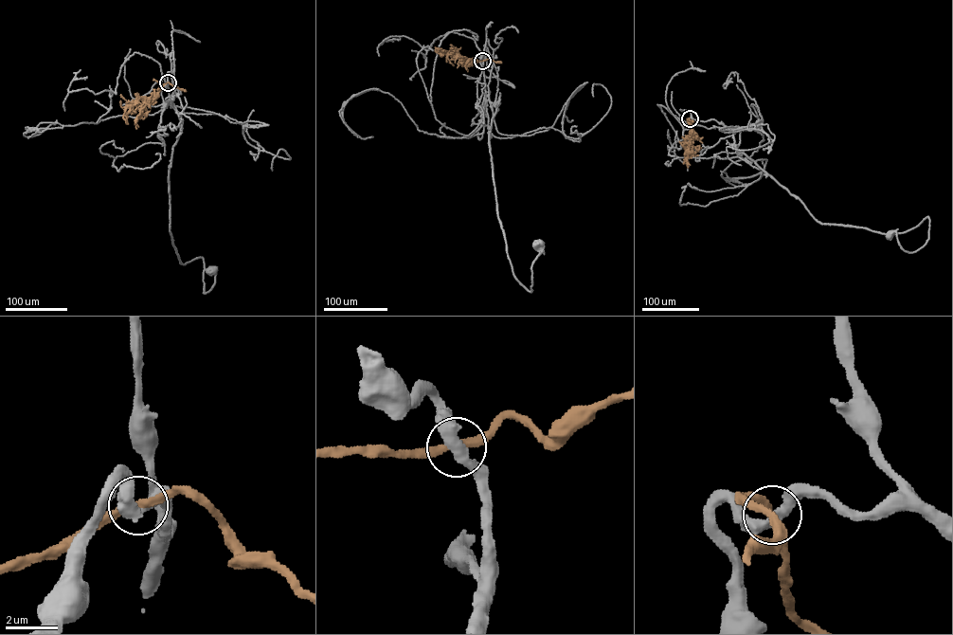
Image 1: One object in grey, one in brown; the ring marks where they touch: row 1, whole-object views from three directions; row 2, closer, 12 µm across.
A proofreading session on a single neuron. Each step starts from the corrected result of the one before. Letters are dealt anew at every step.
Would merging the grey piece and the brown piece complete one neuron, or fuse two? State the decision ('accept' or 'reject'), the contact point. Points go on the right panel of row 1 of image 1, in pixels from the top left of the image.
reject; place (690, 118)

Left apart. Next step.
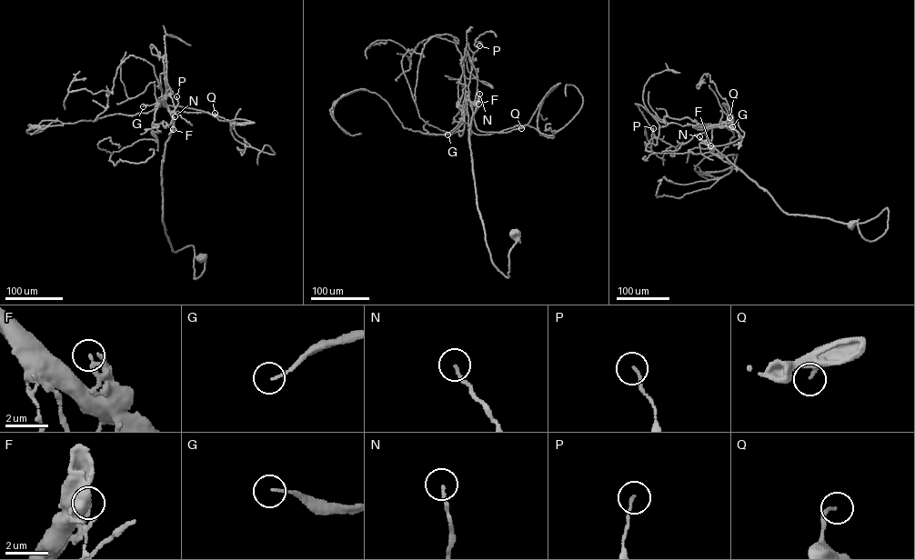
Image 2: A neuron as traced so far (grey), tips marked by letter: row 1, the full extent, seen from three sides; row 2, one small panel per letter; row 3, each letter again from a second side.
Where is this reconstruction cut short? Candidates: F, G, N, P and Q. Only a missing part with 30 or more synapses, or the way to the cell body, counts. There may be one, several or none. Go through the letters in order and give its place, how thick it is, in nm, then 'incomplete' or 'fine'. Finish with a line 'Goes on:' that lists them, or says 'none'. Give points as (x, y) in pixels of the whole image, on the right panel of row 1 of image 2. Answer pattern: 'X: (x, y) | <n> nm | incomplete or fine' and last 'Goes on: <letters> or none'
F: (710, 145) | 150 nm | fine
G: (732, 126) | 100 nm | incomplete
N: (699, 136) | 140 nm | fine
P: (653, 128) | 120 nm | fine
Q: (729, 117) | 170 nm | incomplete
Goes on: G, Q

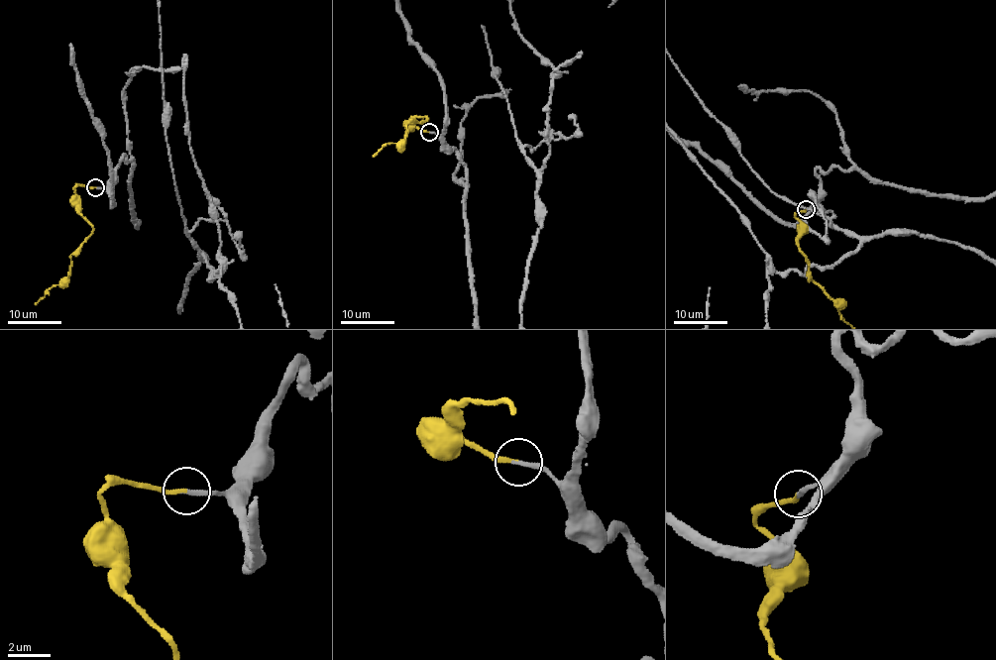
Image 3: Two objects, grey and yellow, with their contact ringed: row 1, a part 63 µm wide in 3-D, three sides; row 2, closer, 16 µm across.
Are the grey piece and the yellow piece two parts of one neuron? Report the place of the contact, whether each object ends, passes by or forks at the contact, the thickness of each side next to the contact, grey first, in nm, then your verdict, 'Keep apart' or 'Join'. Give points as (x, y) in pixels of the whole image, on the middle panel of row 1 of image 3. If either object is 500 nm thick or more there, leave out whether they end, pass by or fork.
Place: (429, 132). At the ring grey ends. At the ring yellow ends. Thickness 240 nm (grey) against 200 nm. Join

